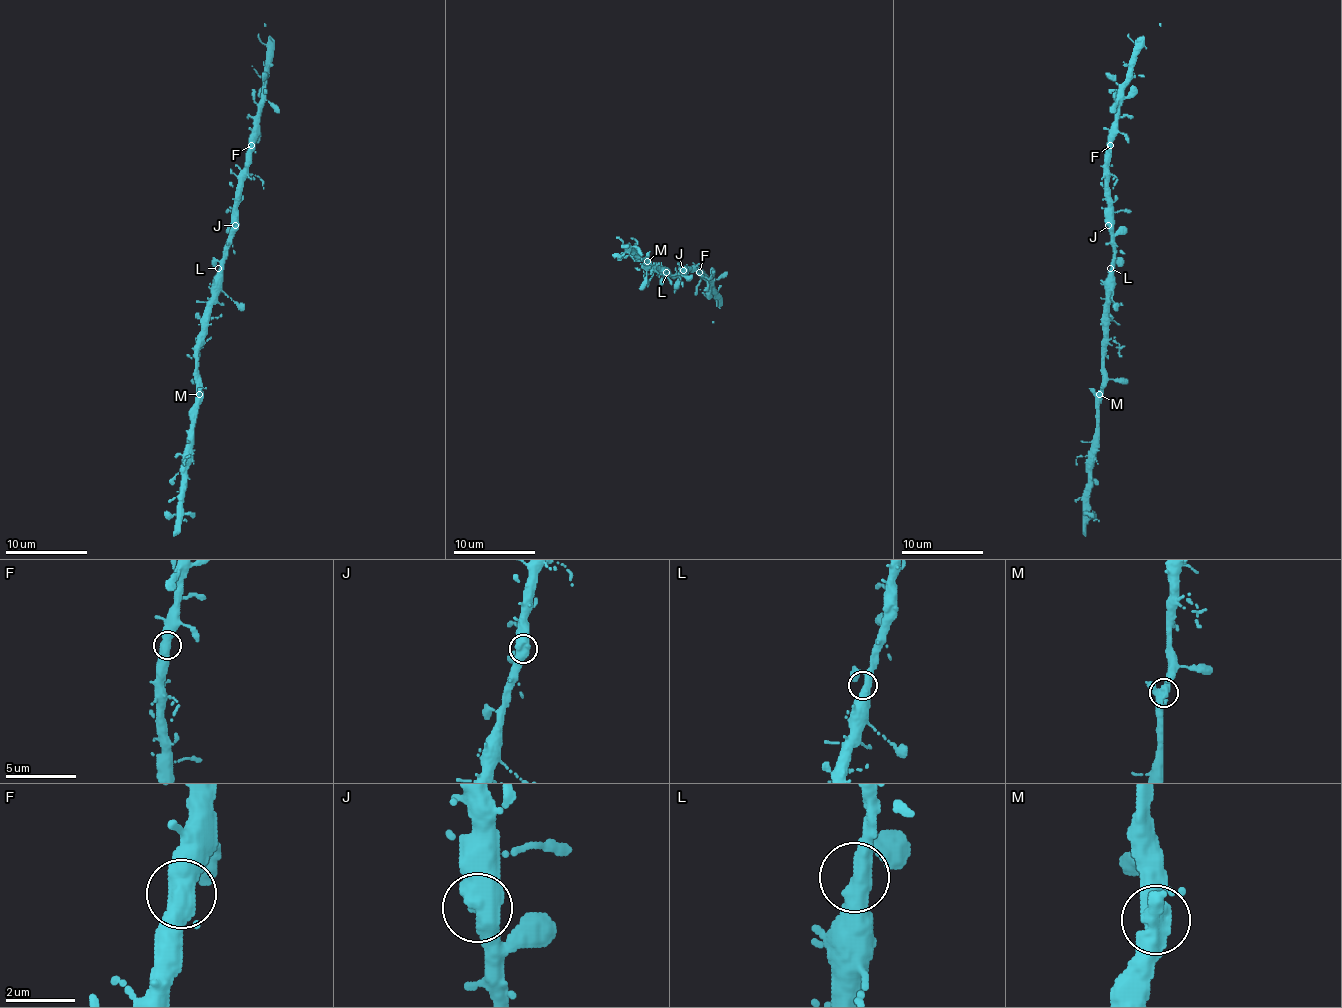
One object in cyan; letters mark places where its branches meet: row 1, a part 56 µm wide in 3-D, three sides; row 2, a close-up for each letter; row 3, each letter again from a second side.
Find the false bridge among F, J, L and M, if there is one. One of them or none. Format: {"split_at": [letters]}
{"split_at": []}

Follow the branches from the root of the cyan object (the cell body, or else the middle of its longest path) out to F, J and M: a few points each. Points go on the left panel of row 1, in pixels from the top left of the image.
F: (223, 272), (223, 254), (231, 231), (239, 173), (251, 145)
J: (223, 272), (223, 254), (235, 225)
M: (223, 272), (220, 291), (210, 307), (204, 342), (198, 351), (200, 394)

